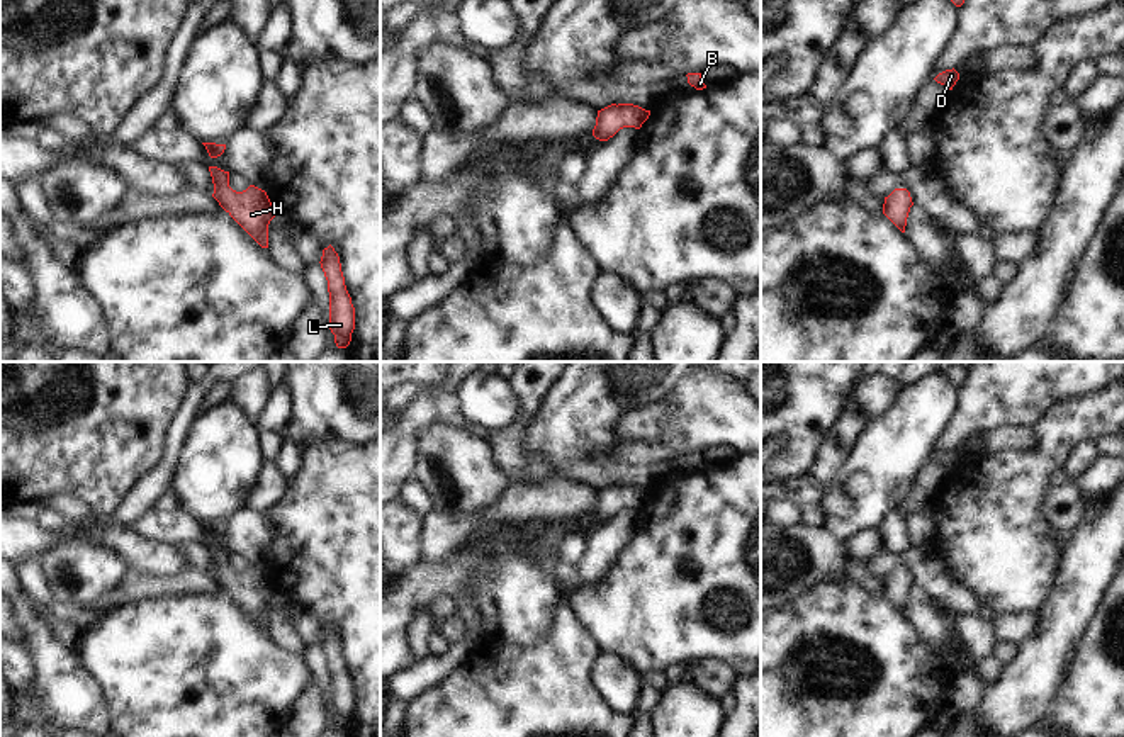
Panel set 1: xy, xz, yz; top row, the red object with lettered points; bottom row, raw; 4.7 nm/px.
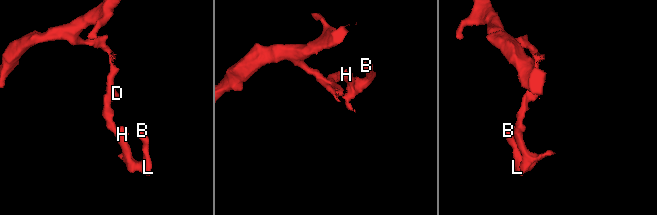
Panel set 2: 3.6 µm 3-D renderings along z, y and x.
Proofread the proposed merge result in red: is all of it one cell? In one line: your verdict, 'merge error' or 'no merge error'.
no merge error

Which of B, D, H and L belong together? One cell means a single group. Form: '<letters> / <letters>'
B D H L

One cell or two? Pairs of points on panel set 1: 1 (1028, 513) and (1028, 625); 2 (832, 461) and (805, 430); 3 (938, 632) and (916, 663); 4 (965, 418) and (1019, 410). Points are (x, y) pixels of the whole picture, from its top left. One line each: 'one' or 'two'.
1: two
2: two
3: two
4: one

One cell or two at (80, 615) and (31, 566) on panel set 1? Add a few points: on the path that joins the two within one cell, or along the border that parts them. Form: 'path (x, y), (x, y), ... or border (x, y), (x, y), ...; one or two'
path (63, 612), (34, 583); one

